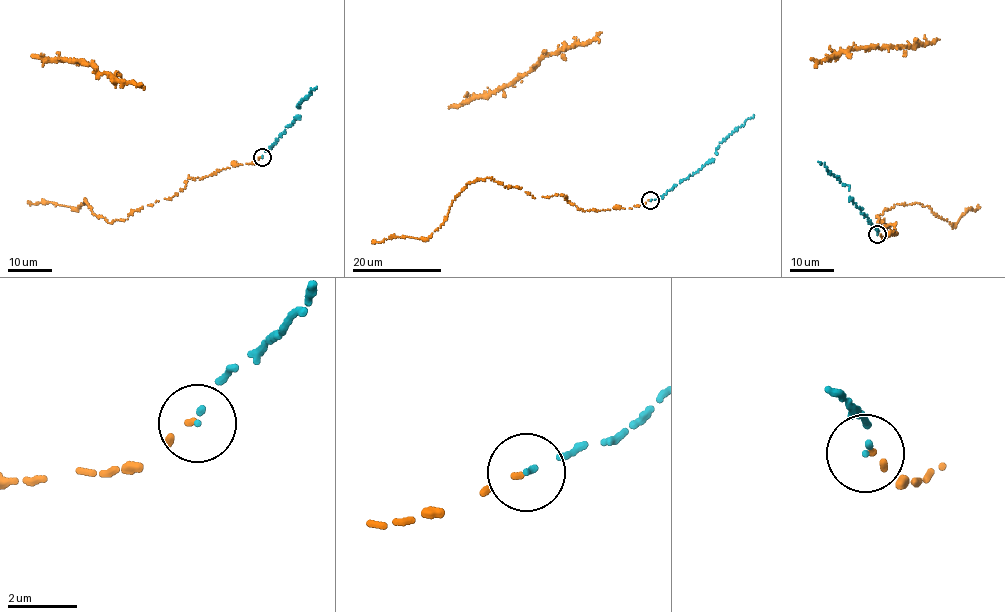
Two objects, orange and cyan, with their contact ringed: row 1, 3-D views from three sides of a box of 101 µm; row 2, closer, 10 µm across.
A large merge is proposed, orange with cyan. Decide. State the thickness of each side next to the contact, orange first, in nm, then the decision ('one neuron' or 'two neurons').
calibres 90 and 110 nm; one neuron

